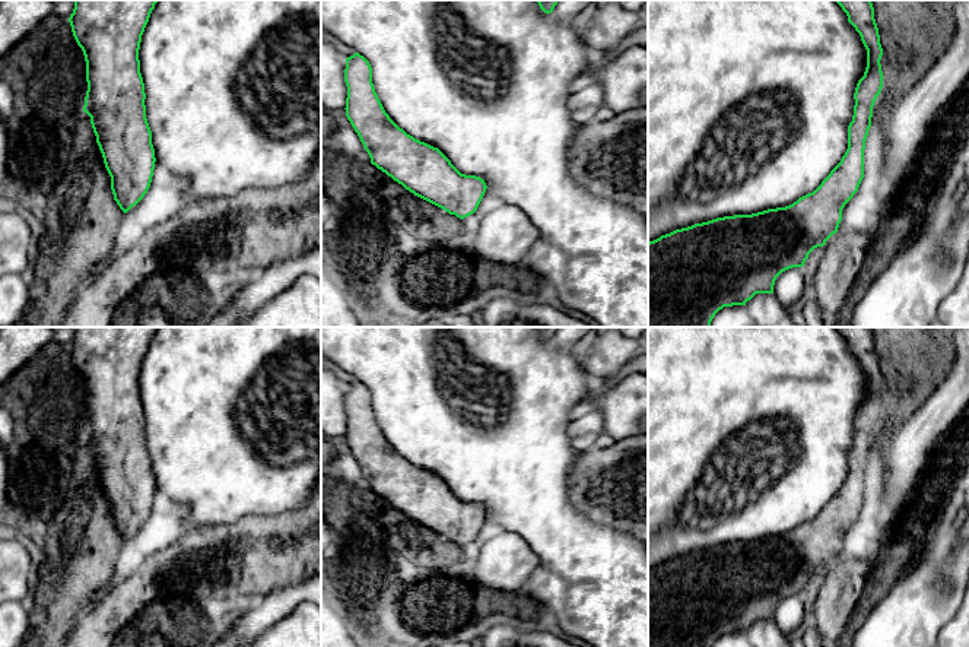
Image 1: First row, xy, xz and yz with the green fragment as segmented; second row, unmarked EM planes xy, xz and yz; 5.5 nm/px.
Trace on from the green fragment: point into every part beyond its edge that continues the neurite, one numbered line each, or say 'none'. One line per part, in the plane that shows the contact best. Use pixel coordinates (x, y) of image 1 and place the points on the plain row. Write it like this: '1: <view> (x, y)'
none

